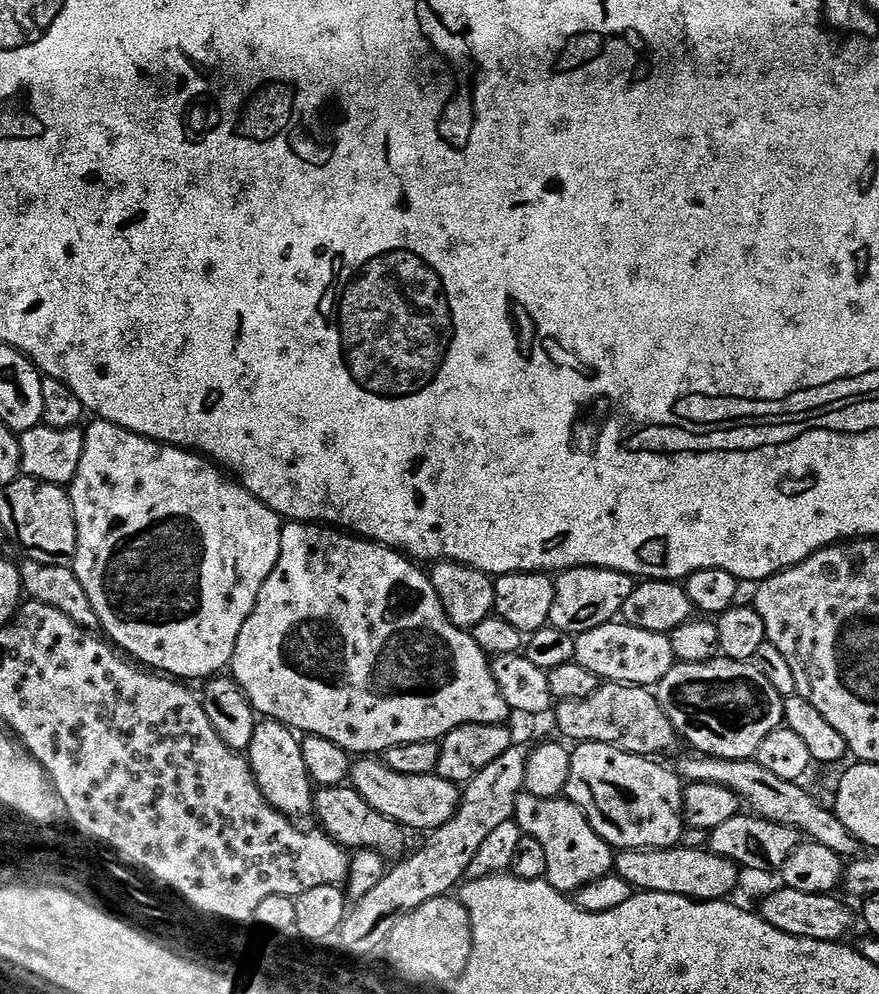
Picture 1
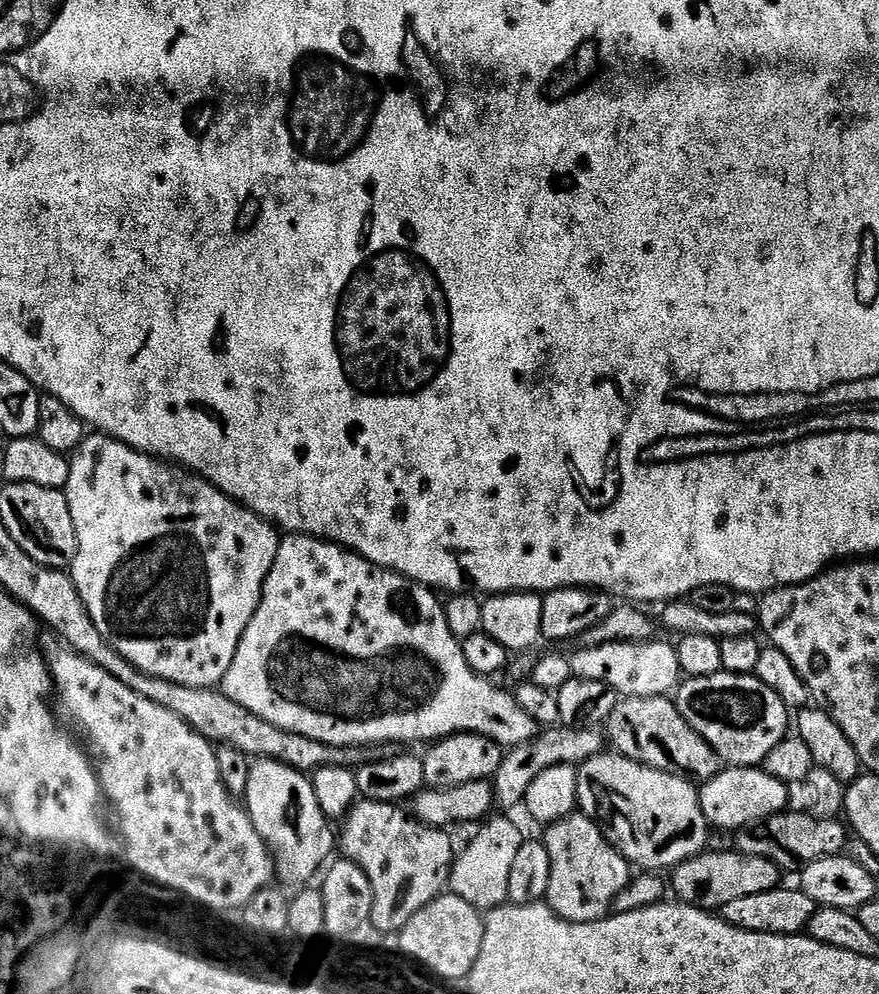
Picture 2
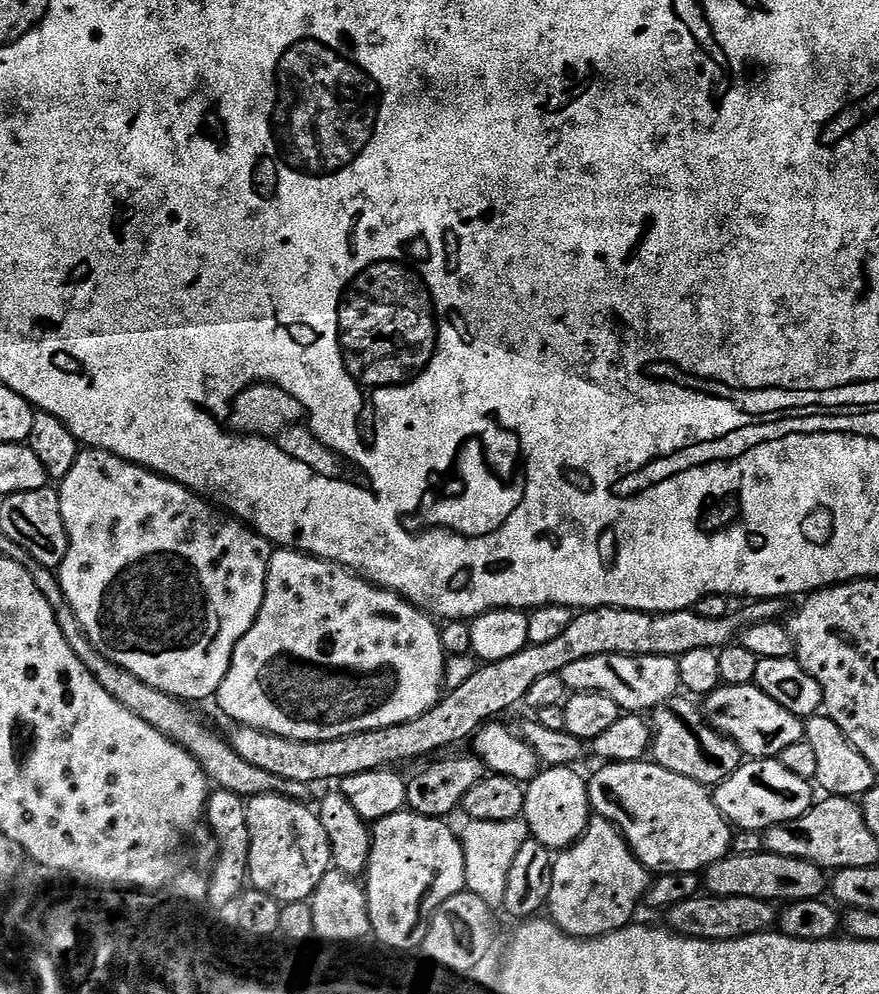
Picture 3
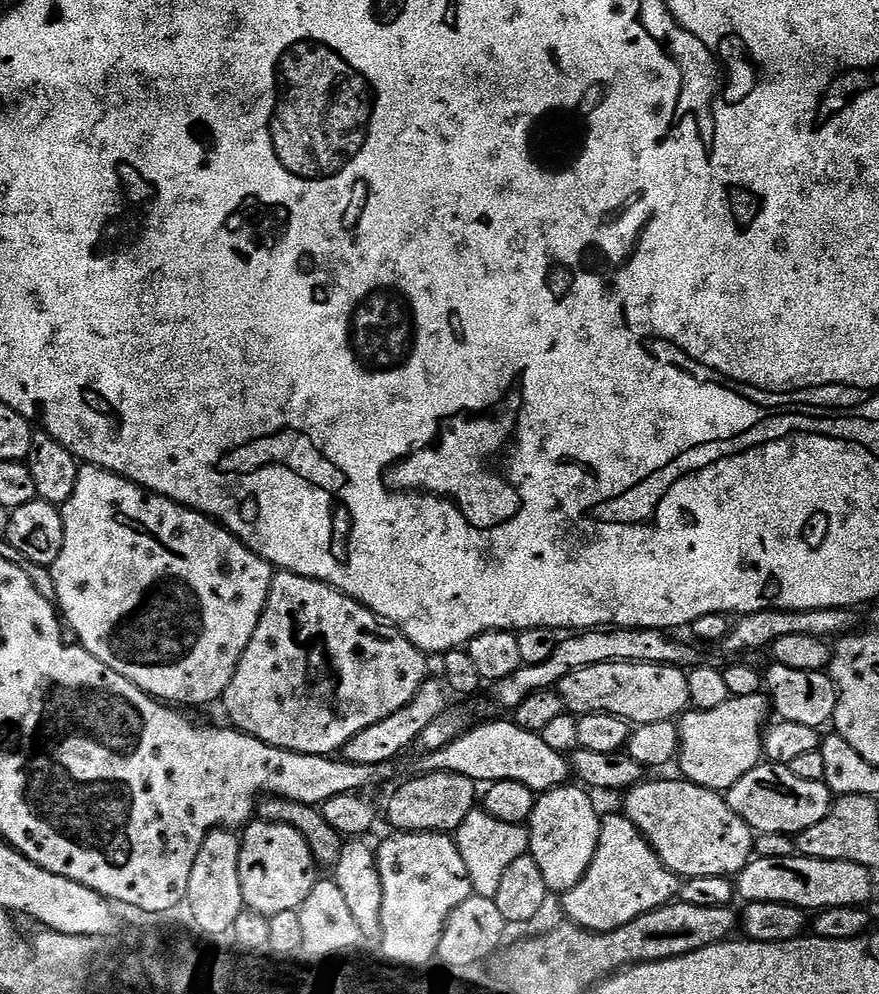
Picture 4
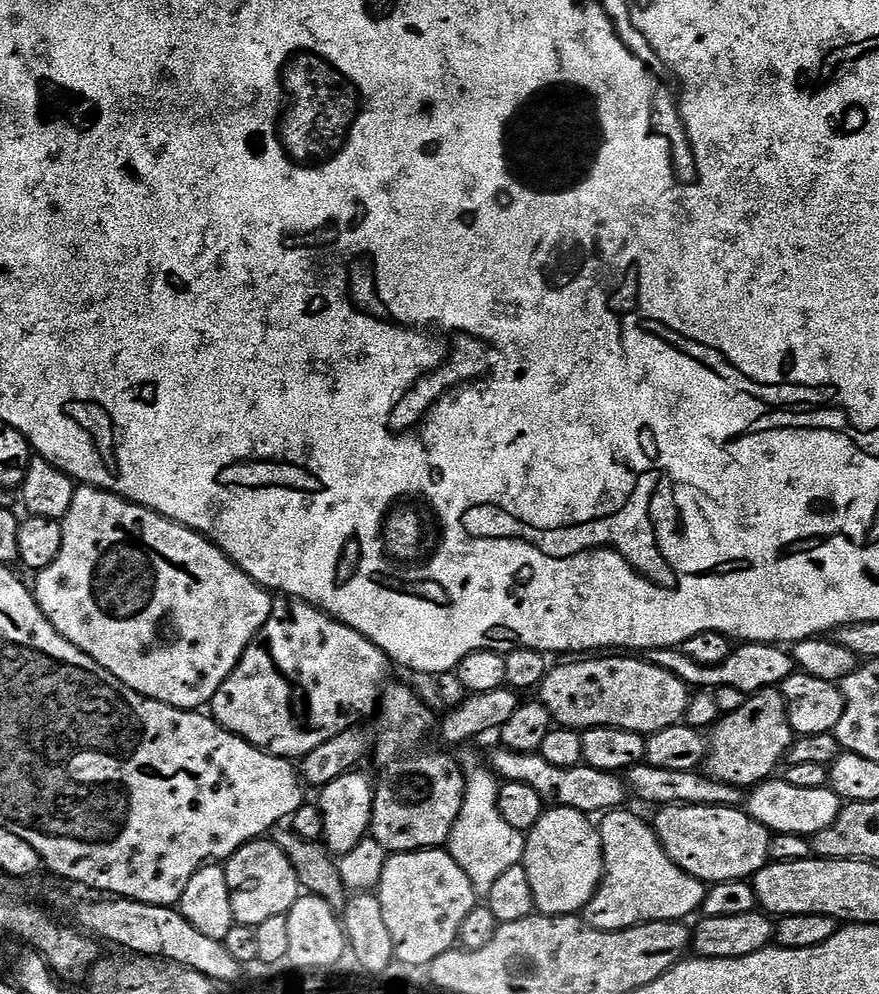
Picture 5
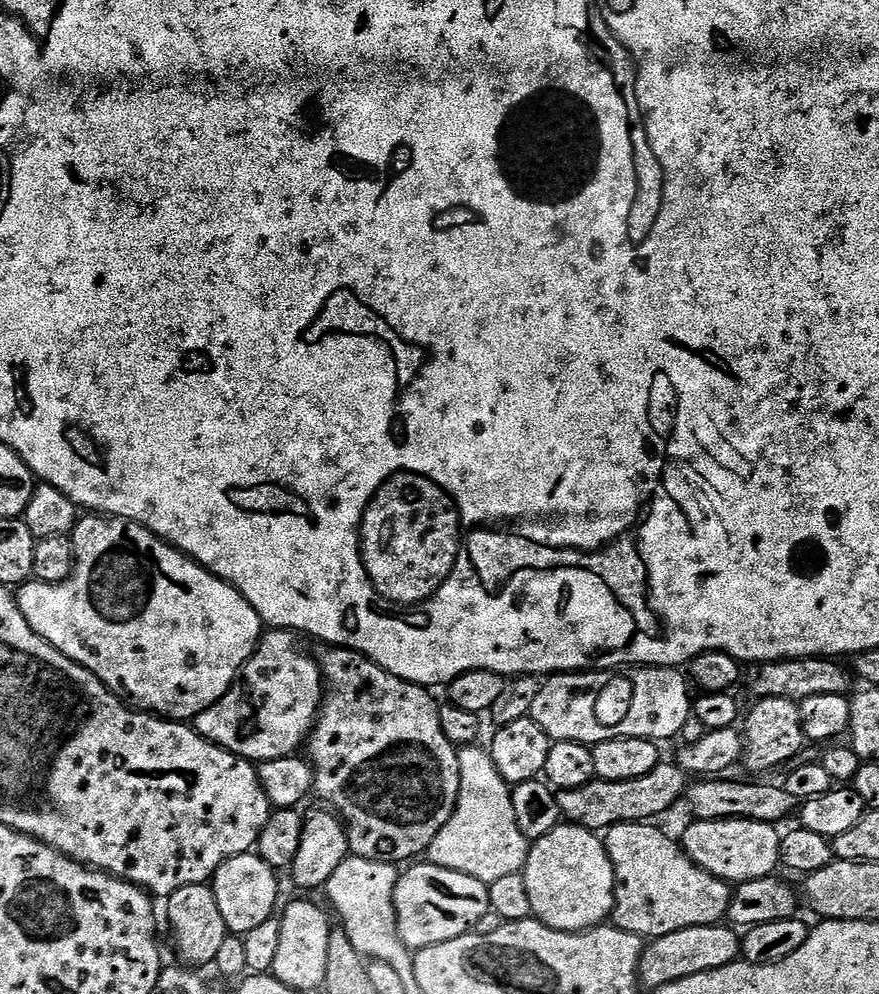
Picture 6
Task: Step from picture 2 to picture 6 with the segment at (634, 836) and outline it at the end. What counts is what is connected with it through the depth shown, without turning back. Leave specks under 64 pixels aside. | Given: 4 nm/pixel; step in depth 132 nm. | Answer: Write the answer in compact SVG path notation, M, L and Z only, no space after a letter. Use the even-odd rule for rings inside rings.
M693 819L692 825L684 832L682 847L684 853L702 870L706 870L712 876L720 880L727 880L729 885L735 886L754 882L758 878L766 878L773 875L781 867L780 863L780 838L781 833L776 824L767 824L760 821L748 820L698 820Z

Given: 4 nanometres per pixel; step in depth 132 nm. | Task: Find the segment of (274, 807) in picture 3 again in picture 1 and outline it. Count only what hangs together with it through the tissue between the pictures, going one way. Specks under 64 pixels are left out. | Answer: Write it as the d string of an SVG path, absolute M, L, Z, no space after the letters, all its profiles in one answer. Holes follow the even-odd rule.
M267 718L261 719L254 730L254 738L246 750L248 764L262 790L266 802L289 818L311 817L314 812L314 783L308 775L303 746L297 733L285 724Z

